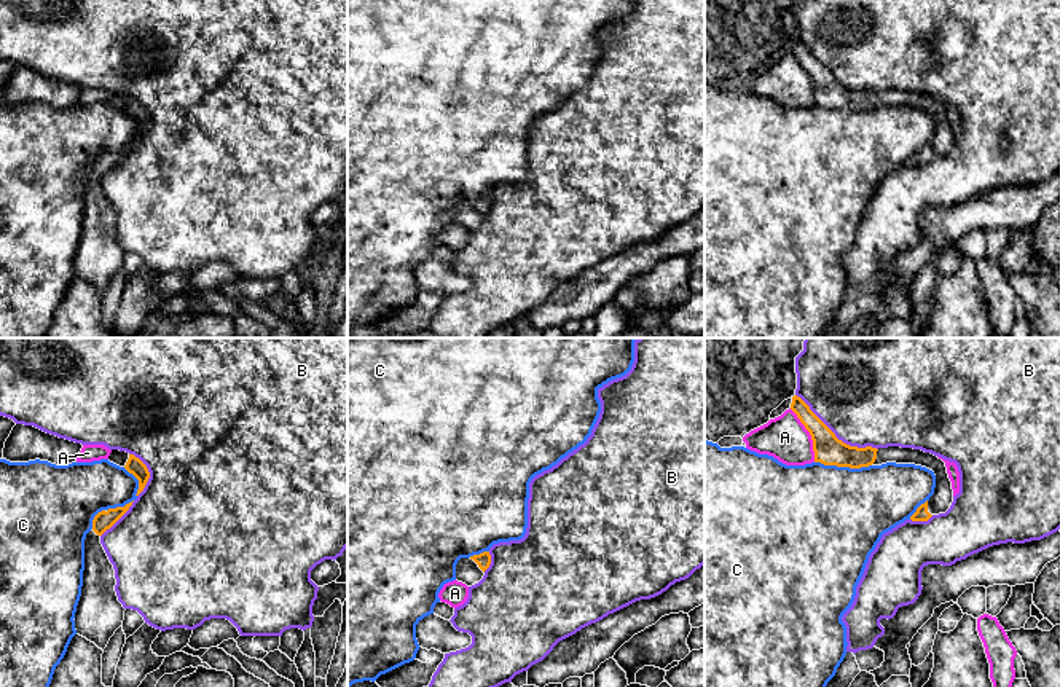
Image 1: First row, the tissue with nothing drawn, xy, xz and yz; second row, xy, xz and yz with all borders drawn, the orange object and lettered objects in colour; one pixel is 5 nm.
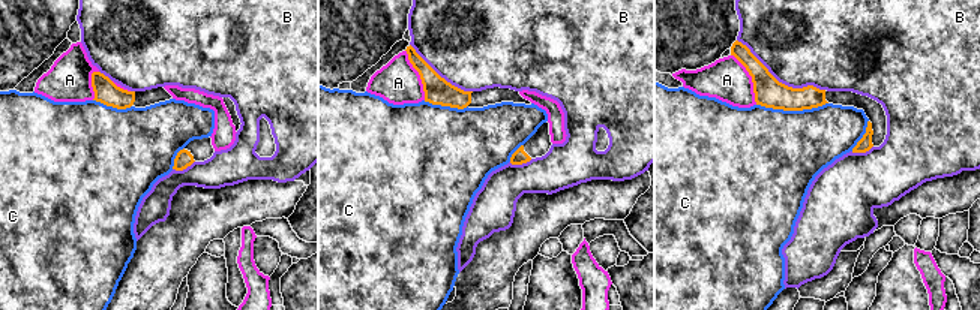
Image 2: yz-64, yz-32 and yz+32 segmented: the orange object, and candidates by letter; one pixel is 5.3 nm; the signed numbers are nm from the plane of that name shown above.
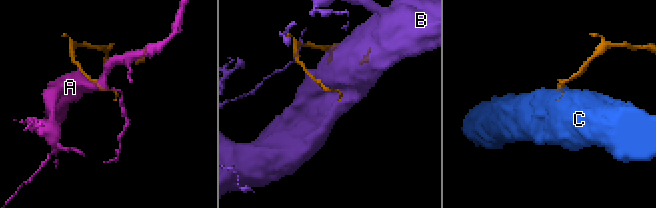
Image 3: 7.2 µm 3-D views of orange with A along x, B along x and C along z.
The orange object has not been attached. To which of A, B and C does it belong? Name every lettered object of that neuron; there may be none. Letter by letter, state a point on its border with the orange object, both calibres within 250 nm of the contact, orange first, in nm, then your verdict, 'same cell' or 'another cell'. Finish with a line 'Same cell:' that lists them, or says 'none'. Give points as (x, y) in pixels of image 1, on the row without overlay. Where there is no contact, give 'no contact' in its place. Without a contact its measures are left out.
A: yz (810, 77) | 150/220 nm | another cell
B: yz (834, 78) | 150/440 nm | another cell
C: yz (844, 109) | 150/480 nm | another cell
Same cell: none

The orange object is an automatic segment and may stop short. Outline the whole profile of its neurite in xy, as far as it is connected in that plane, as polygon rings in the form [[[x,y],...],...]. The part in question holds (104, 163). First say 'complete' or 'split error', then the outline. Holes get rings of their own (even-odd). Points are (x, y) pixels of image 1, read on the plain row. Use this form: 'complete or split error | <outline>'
split error | [[[132,148],[99,155],[92,163],[92,172],[84,182],[84,214],[81,239],[75,255],[77,277],[105,292],[110,281],[123,268],[124,250],[118,244],[115,212],[110,206],[100,179],[110,172]]]

